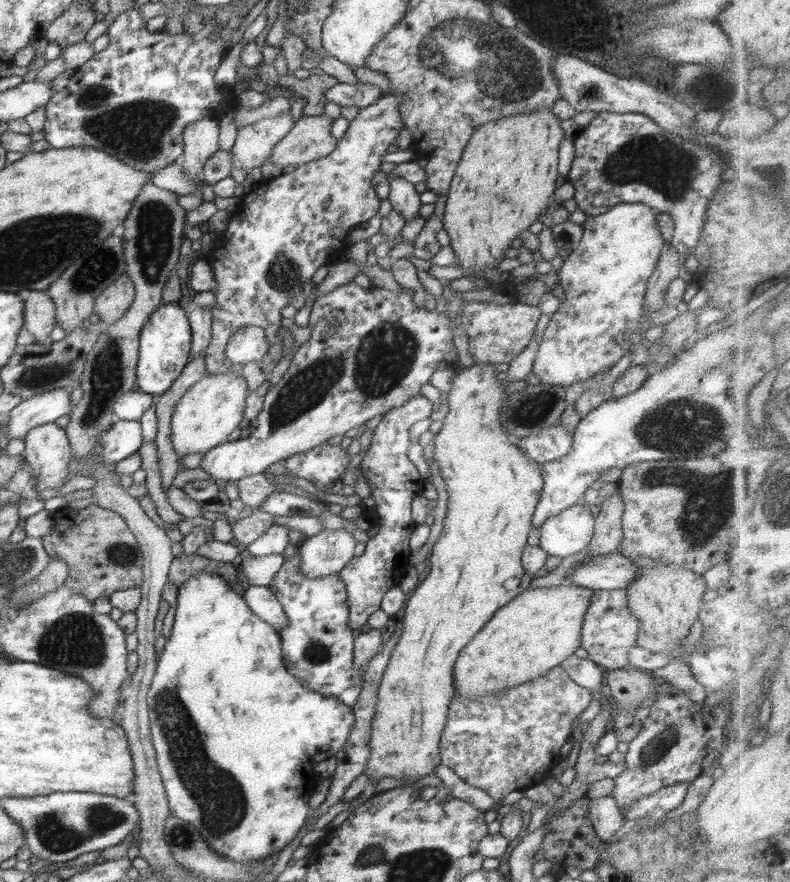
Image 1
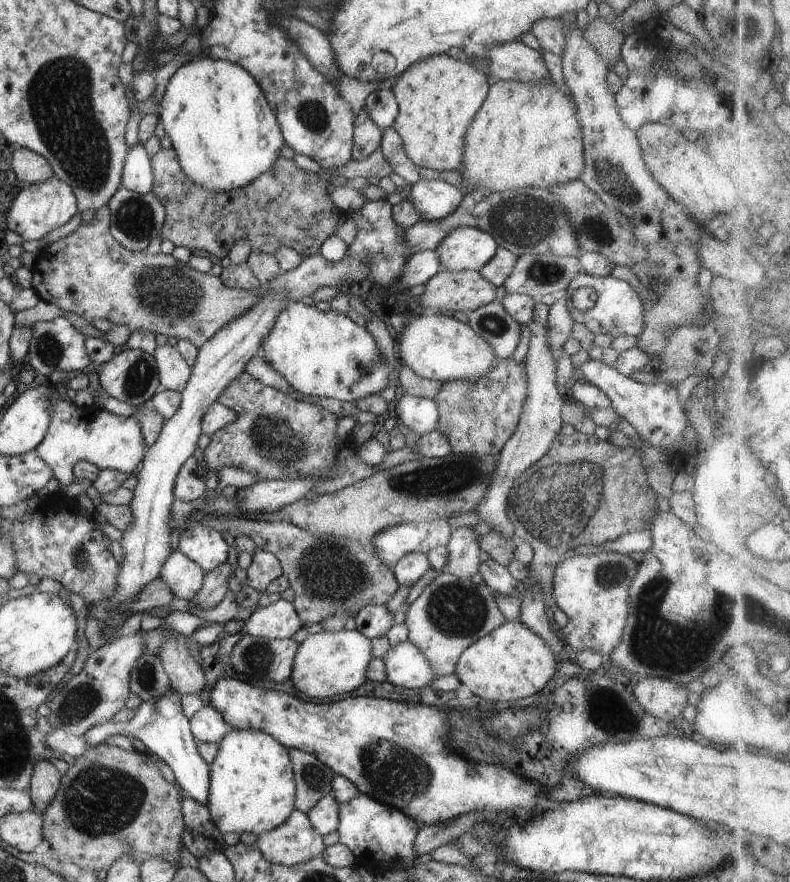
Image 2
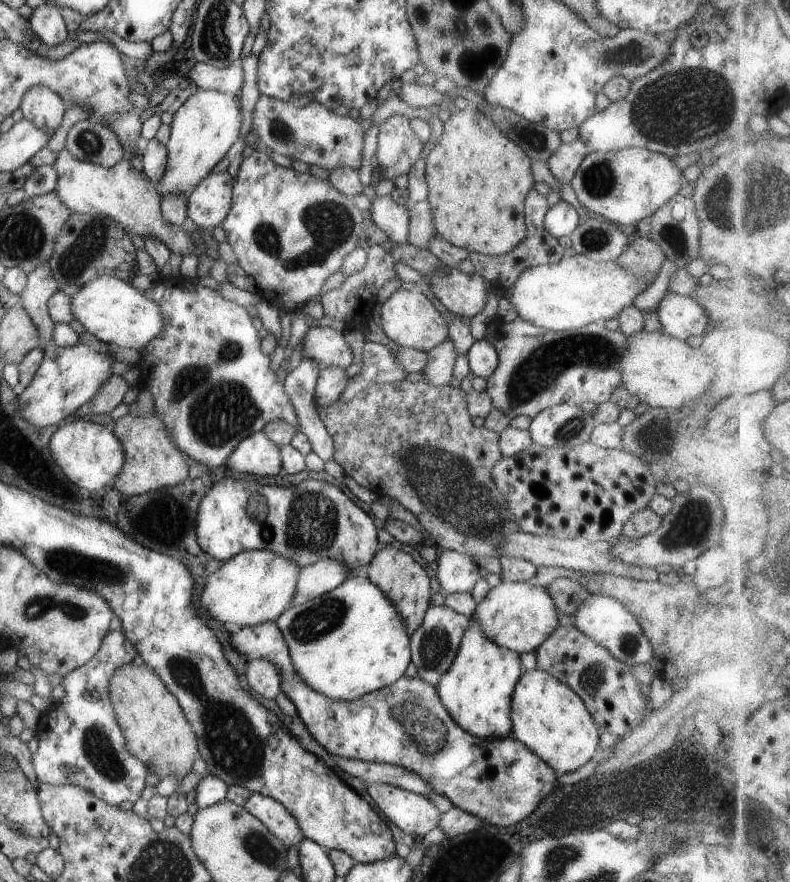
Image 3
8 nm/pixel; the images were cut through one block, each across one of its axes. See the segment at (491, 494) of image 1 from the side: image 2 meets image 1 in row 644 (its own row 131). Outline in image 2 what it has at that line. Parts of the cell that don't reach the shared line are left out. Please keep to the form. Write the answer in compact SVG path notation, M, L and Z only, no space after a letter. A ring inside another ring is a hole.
M434 55L412 64L392 86L399 112L392 127L400 134L408 158L418 167L458 171L464 162L466 130L484 104L491 83L469 61Z

